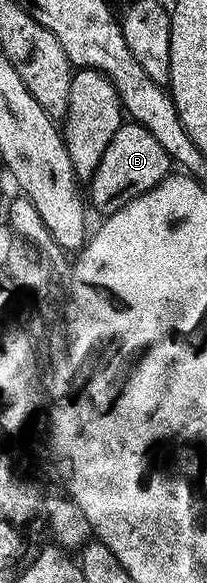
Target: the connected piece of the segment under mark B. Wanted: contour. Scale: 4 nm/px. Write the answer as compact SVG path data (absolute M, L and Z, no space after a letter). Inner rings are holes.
M125 121L111 137L110 144L99 159L98 167L87 180L88 202L91 207L93 202L98 216L114 215L120 207L135 201L135 197L155 189L155 185L159 185L159 181L163 181L170 171L171 160L163 145L159 145L159 141L155 141L155 137L147 133L147 129L135 122Z

